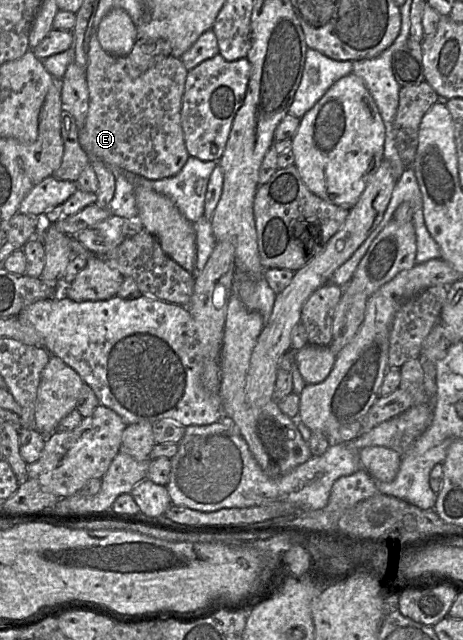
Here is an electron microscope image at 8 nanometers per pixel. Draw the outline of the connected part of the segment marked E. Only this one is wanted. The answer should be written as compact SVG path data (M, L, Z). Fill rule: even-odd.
M97 32L92 33L89 42L88 63L85 68L86 81L89 90L89 107L85 122L83 126L79 128L79 143L90 158L90 162L102 161L108 167L118 167L125 173L131 173L148 180L161 180L164 178L173 177L180 172L190 156L186 149L181 125L182 100L185 91L185 82L188 70L185 68L180 58L169 55L157 61L152 67L150 67L139 77L132 78L127 72L126 61L127 58L125 56L114 56L103 50L99 43Z

